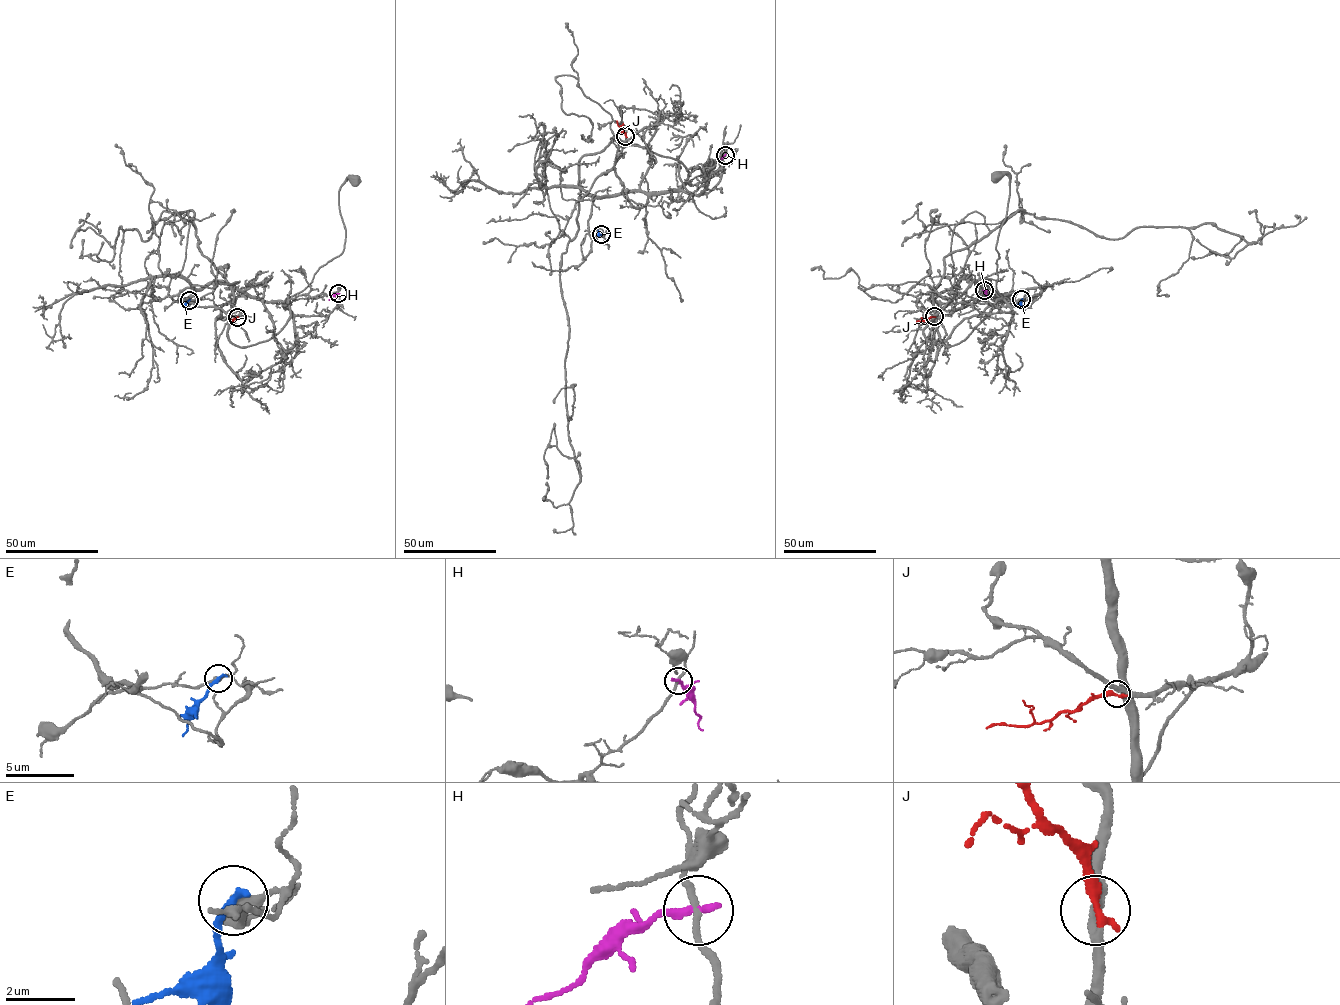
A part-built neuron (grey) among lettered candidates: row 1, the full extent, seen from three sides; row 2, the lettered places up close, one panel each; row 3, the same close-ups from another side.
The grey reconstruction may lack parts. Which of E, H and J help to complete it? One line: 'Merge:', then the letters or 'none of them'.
Merge: J

